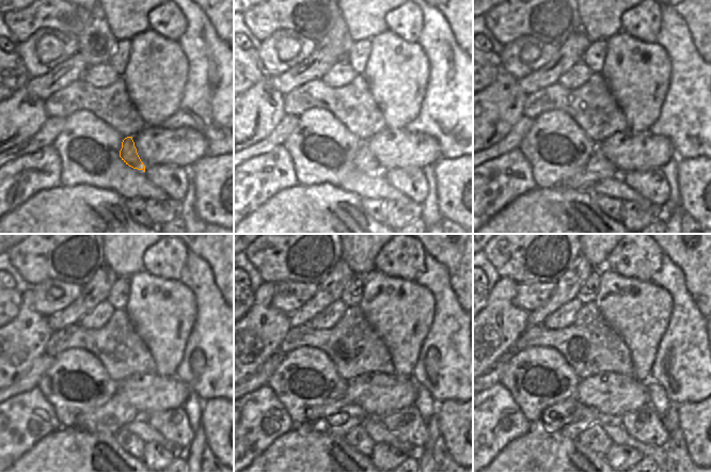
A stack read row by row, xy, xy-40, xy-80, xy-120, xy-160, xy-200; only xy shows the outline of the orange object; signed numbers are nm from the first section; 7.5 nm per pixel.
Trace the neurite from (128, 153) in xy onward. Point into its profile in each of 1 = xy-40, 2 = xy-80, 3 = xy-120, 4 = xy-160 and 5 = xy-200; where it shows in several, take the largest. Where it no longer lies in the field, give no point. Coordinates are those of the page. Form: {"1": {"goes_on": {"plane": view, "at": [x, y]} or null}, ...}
{"1": {"goes_on": {"plane": "xy-40", "at": [364, 160]}}, "2": {"goes_on": {"plane": "xy-80", "at": [597, 169]}}, "3": {"goes_on": {"plane": "xy-120", "at": [116, 412]}}, "4": {"goes_on": {"plane": "xy-160", "at": [336, 418]}}, "5": {"goes_on": {"plane": "xy-200", "at": [569, 418]}}}

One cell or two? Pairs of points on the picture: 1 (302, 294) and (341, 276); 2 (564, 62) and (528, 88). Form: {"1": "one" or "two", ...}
{"1": "two", "2": "one"}

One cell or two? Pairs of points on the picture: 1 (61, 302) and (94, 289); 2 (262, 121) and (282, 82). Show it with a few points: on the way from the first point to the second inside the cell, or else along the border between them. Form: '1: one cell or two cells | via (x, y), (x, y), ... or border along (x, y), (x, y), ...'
1: two cells | border along (81, 286), (80, 293), (68, 304), (57, 311)
2: two cells | border along (270, 77), (271, 83), (284, 95)

